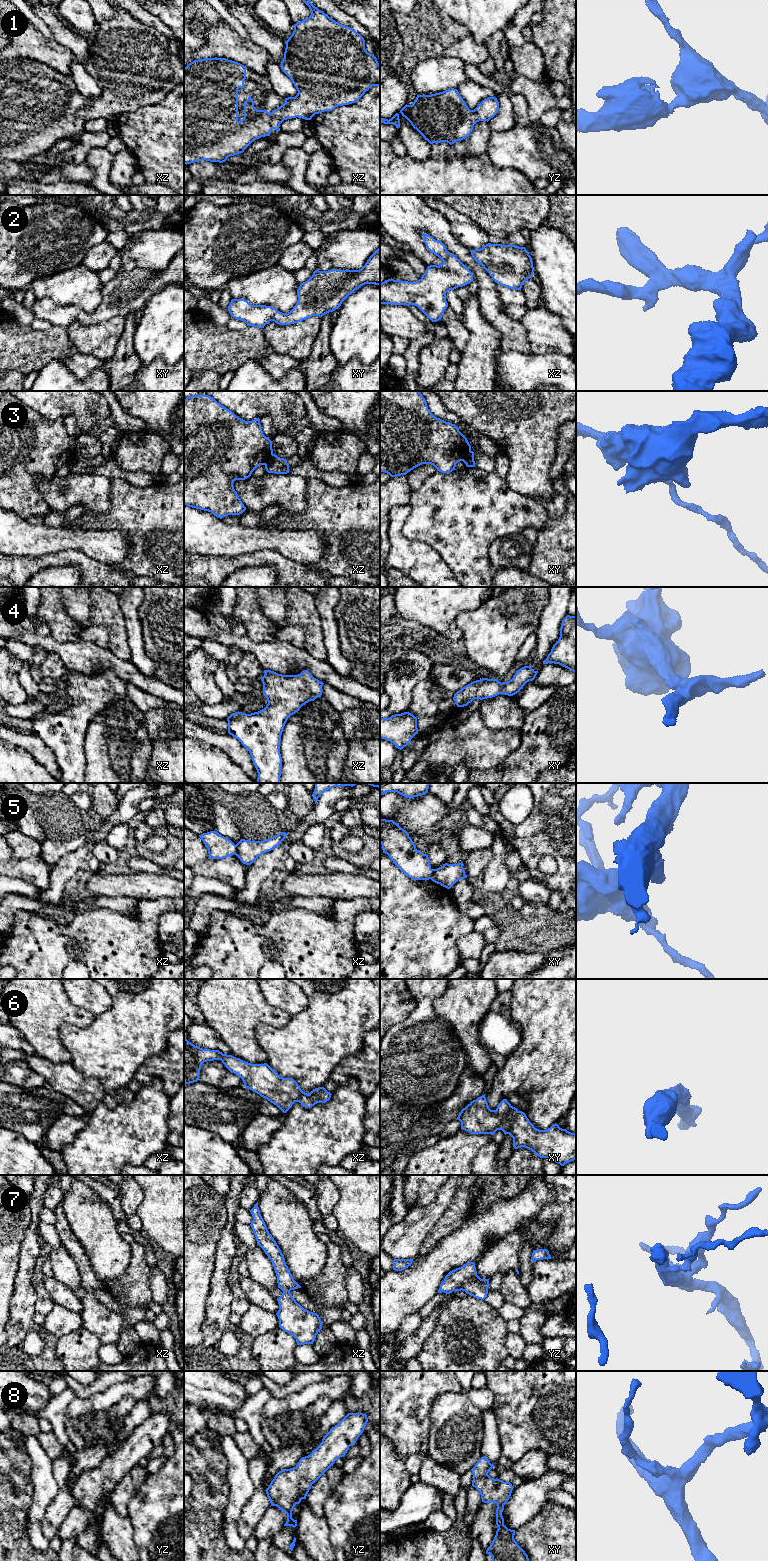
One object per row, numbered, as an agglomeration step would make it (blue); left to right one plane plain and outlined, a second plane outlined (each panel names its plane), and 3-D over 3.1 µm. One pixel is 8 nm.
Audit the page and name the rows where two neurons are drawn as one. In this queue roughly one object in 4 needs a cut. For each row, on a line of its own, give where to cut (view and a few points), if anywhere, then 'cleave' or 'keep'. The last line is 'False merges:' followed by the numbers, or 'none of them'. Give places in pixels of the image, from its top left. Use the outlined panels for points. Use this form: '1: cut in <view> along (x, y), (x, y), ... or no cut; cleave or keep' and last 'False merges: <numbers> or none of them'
1: no cut; keep
2: no cut; keep
3: cut in xz along (274, 454), (264, 464); cleave
4: no cut; keep
5: cut in xy along (432, 869), (429, 878); cleave
6: no cut; keep
7: no cut; keep
8: no cut; keep
False merges: 3, 5

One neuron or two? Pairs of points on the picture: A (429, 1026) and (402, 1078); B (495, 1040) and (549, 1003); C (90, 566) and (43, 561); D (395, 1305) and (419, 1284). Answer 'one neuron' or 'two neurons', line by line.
A: one neuron
B: two neurons
C: one neuron
D: one neuron

